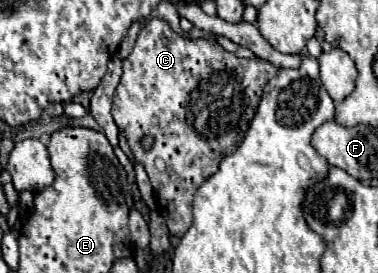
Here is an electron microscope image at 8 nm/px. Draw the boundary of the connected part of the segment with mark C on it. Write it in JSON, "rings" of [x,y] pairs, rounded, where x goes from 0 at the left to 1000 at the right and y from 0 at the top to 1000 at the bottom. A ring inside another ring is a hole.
{"rings":[[[407,62],[376,99],[349,194],[328,216],[328,267],[302,341],[296,429],[307,458],[333,480],[339,531],[360,590],[386,619],[418,751],[444,788],[434,802],[455,861],[481,868],[497,846],[508,817],[508,722],[519,692],[577,619],[587,575],[614,560],[640,516],[656,443],[677,414],[688,341],[709,289],[720,289],[730,267],[735,245],[704,216],[635,216],[619,194],[593,187],[566,143],[497,143],[471,128],[434,70]],[[381,495],[407,502],[407,538],[397,553],[376,546],[370,531]]]}

